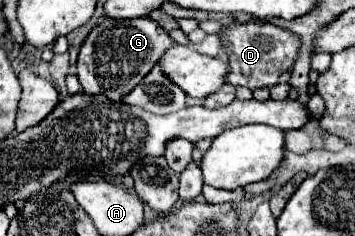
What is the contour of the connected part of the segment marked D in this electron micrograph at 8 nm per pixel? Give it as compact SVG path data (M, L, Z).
M256 18L248 22L232 22L218 36L222 38L222 48L228 54L230 70L226 74L226 82L234 86L246 86L250 90L276 86L280 74L288 72L294 66L294 60L302 46L302 40L298 40L294 32Z

